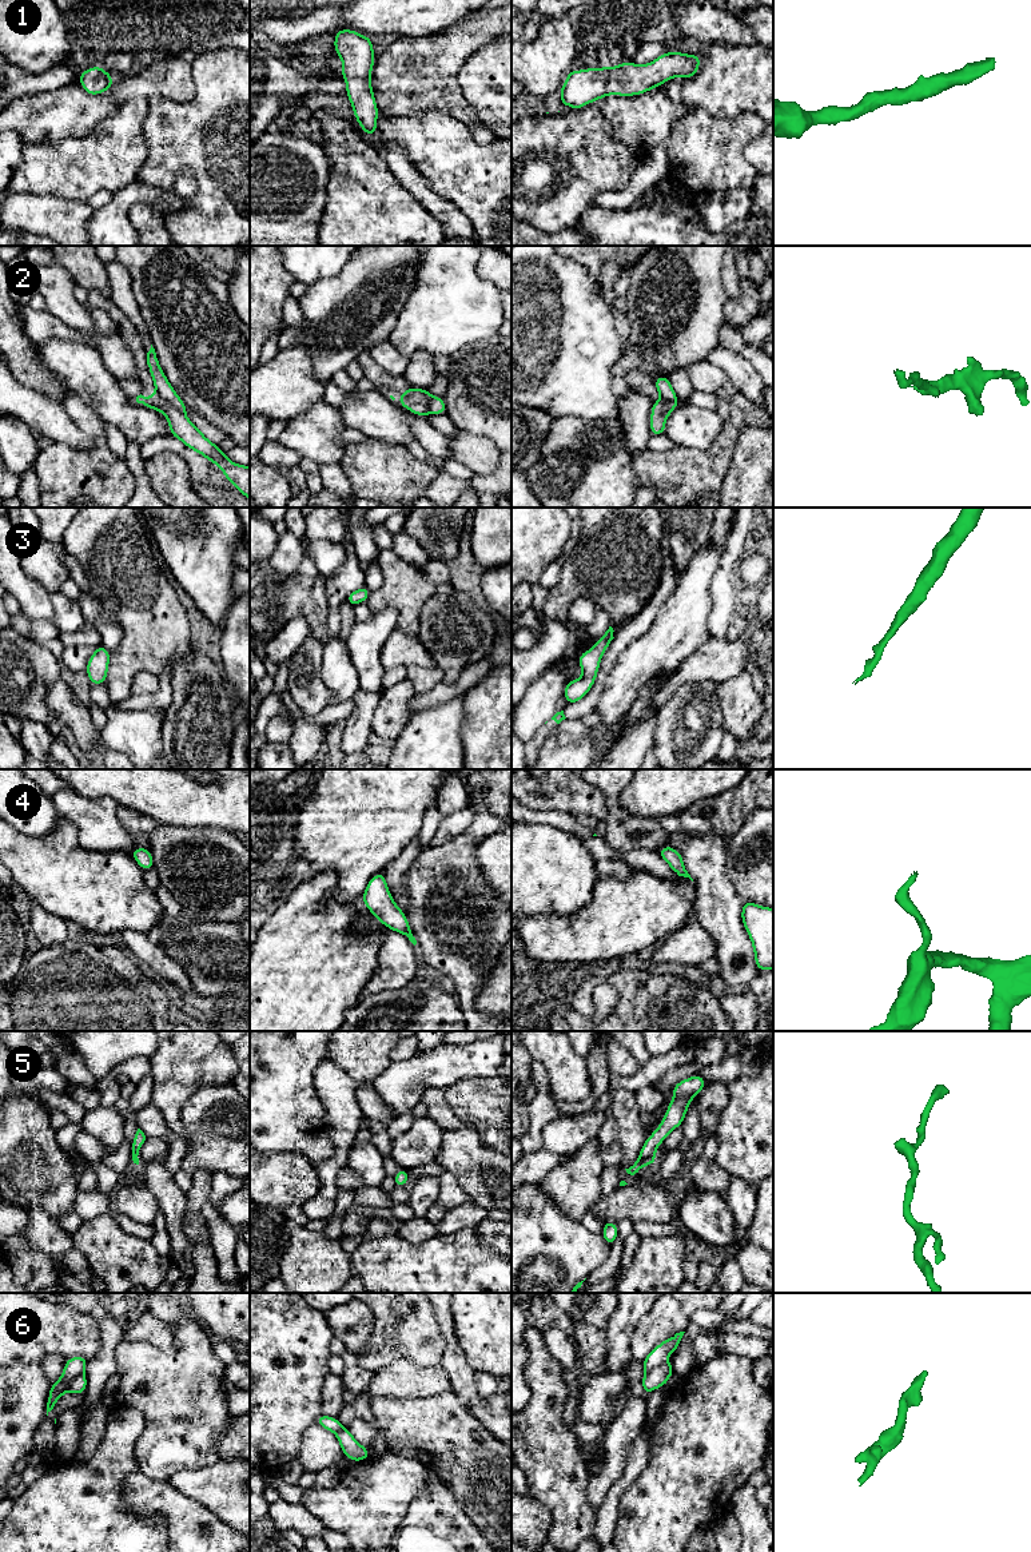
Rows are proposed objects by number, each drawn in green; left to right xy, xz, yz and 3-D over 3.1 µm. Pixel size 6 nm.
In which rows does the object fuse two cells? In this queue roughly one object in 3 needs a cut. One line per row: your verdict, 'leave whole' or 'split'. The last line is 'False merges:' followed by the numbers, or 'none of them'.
1: leave whole
2: split
3: leave whole
4: leave whole
5: leave whole
6: split
False merges: 2, 6

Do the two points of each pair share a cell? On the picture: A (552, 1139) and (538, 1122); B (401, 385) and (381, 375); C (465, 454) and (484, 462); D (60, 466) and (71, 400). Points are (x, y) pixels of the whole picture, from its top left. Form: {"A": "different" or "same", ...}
{"A": "different", "B": "same", "C": "same", "D": "same"}

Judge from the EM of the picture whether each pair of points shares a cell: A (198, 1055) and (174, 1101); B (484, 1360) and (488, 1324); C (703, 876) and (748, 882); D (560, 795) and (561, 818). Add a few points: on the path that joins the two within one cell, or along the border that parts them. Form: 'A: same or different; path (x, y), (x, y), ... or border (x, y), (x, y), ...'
A: same; path (187, 1066), (175, 1078), (174, 1090)
B: same; path (486, 1350), (488, 1333)
C: different; border (725, 848), (725, 872), (735, 890), (744, 899)
D: different; border (530, 808), (561, 810), (573, 816)

